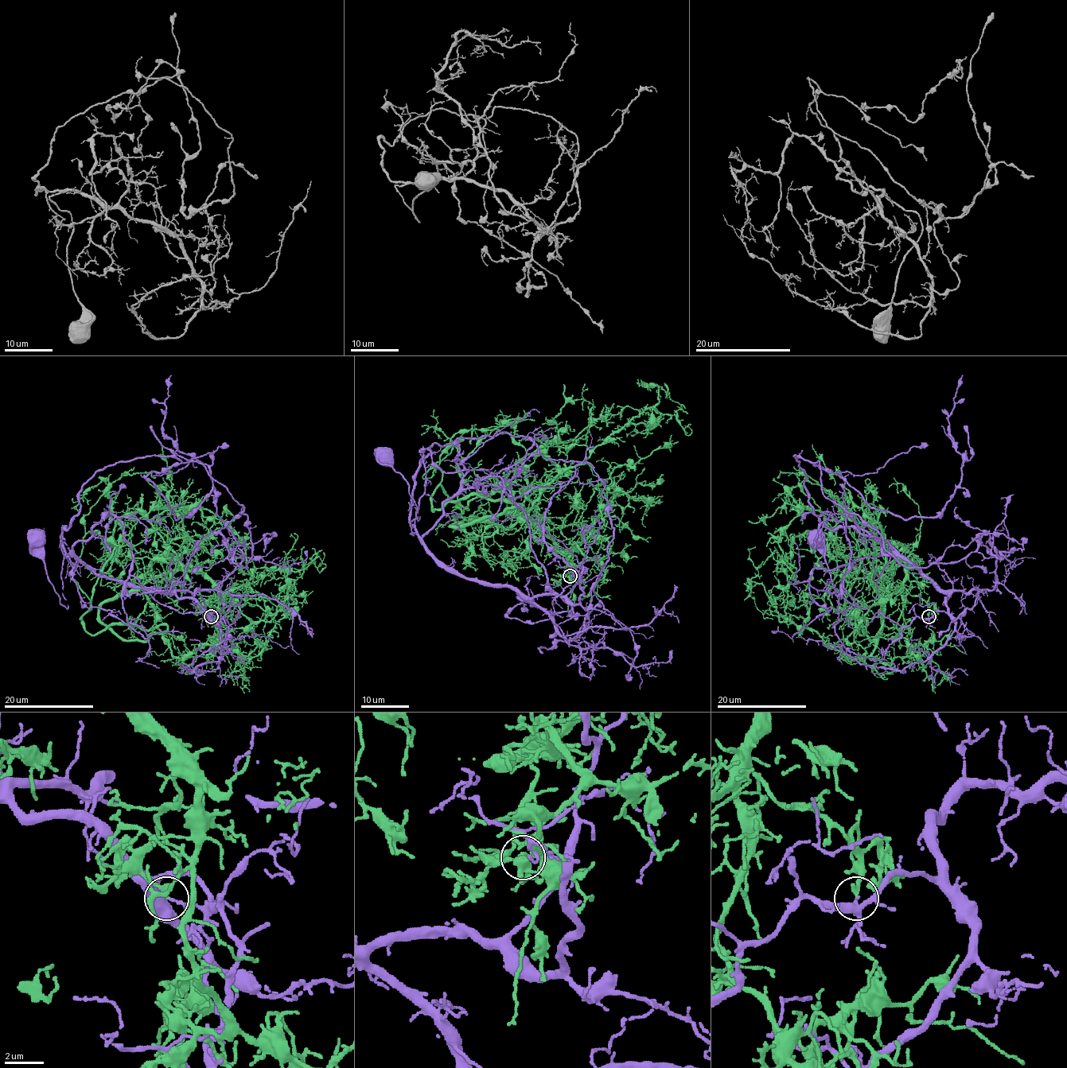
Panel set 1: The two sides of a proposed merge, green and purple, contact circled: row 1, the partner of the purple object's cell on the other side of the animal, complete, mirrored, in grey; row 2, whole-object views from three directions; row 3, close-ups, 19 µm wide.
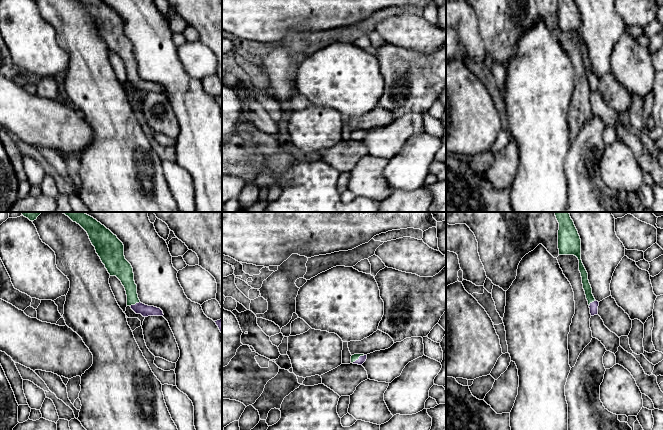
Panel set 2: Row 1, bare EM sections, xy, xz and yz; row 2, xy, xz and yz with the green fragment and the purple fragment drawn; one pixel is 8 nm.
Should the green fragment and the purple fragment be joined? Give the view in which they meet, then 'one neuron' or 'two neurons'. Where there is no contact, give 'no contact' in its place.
meets green in xz; two neurons

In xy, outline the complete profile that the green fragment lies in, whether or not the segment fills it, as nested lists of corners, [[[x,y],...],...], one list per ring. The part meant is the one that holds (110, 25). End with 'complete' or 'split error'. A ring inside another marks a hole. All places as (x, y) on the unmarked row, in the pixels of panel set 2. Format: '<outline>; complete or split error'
[[[102,0],[79,1],[87,8],[96,29],[110,52],[116,52],[124,62],[127,82],[139,79],[133,44],[125,35],[123,19]]]; complete

